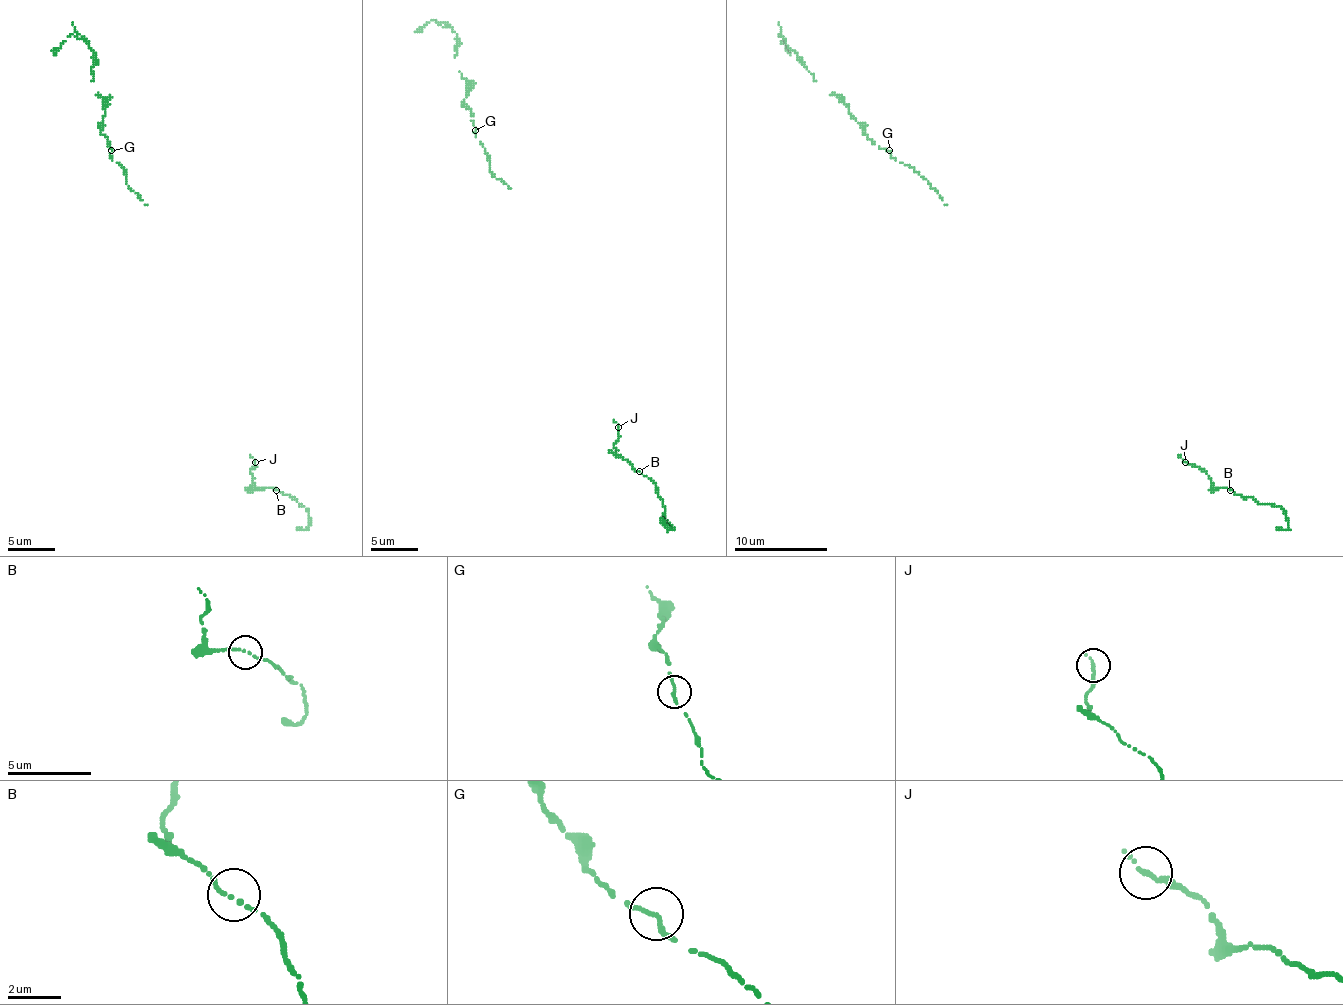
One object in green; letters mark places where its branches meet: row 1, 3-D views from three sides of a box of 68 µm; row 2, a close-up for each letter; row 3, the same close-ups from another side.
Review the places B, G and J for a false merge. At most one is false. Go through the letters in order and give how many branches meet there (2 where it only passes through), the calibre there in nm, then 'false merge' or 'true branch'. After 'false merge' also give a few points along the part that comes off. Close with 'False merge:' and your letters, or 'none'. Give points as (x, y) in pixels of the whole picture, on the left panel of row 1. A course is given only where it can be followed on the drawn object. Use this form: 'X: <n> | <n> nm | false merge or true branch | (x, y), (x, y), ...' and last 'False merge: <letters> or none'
B: 2 | 150 nm | true branch
G: 2 | 150 nm | true branch
J: 1 | 200 nm | true branch
False merge: none

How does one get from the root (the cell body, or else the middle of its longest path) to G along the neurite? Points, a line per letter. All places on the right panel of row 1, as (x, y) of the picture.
G: (947, 205), (926, 179), (912, 167), (895, 160), (888, 151)

